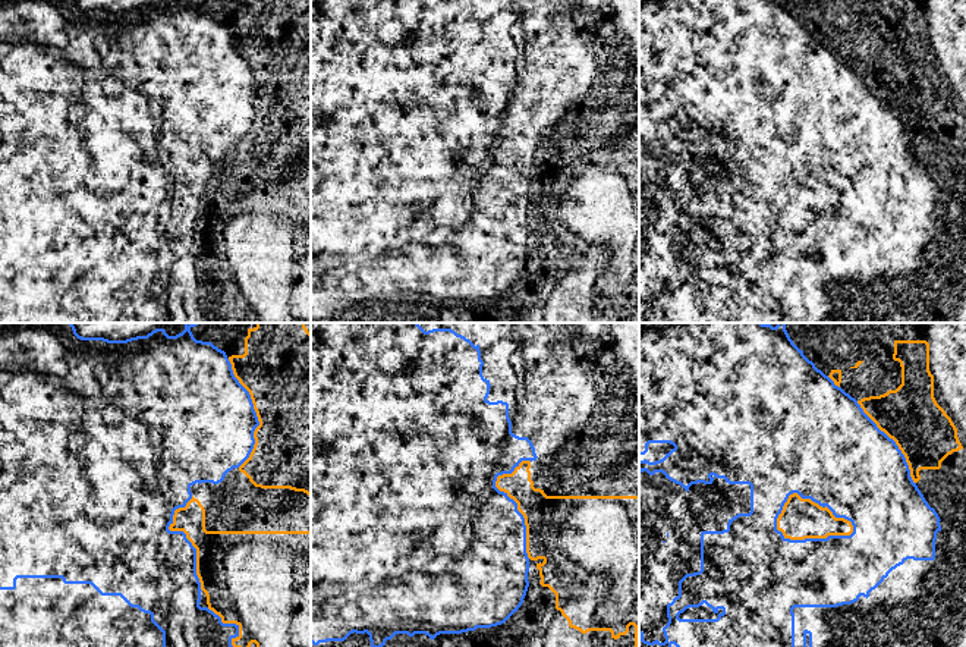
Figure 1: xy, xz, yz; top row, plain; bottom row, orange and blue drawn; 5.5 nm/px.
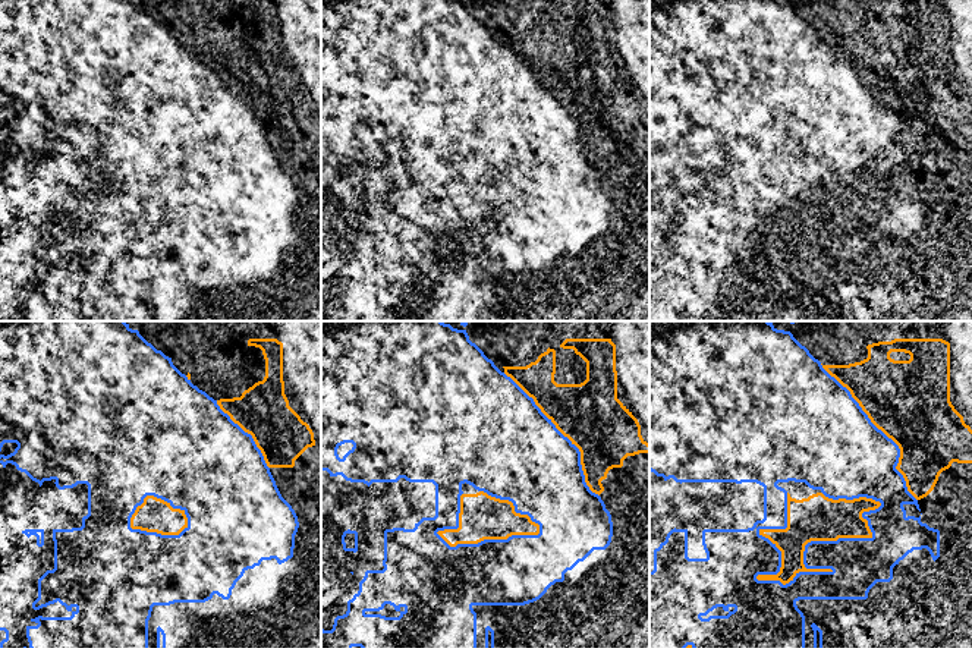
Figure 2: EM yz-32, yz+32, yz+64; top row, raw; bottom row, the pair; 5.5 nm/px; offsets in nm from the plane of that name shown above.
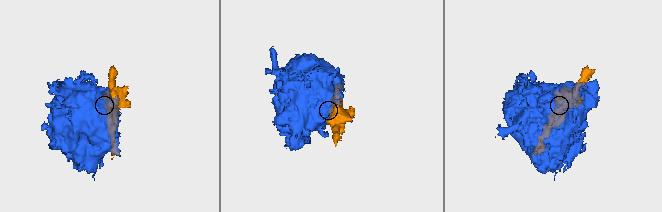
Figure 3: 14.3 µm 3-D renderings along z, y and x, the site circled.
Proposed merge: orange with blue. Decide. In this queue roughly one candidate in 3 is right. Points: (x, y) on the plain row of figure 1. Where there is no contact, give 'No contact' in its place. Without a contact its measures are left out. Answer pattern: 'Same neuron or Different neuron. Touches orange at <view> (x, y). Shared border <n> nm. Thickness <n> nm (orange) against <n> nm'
Different neuron. Touches orange at yz (811, 209). Shared border 440 nm. Thickness 220 nm (orange) against 380 nm

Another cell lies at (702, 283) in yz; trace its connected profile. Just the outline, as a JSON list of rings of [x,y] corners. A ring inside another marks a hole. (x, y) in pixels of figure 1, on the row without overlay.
[[[705,274],[699,279],[689,279],[679,286],[680,290],[717,290],[718,285],[714,285]]]

